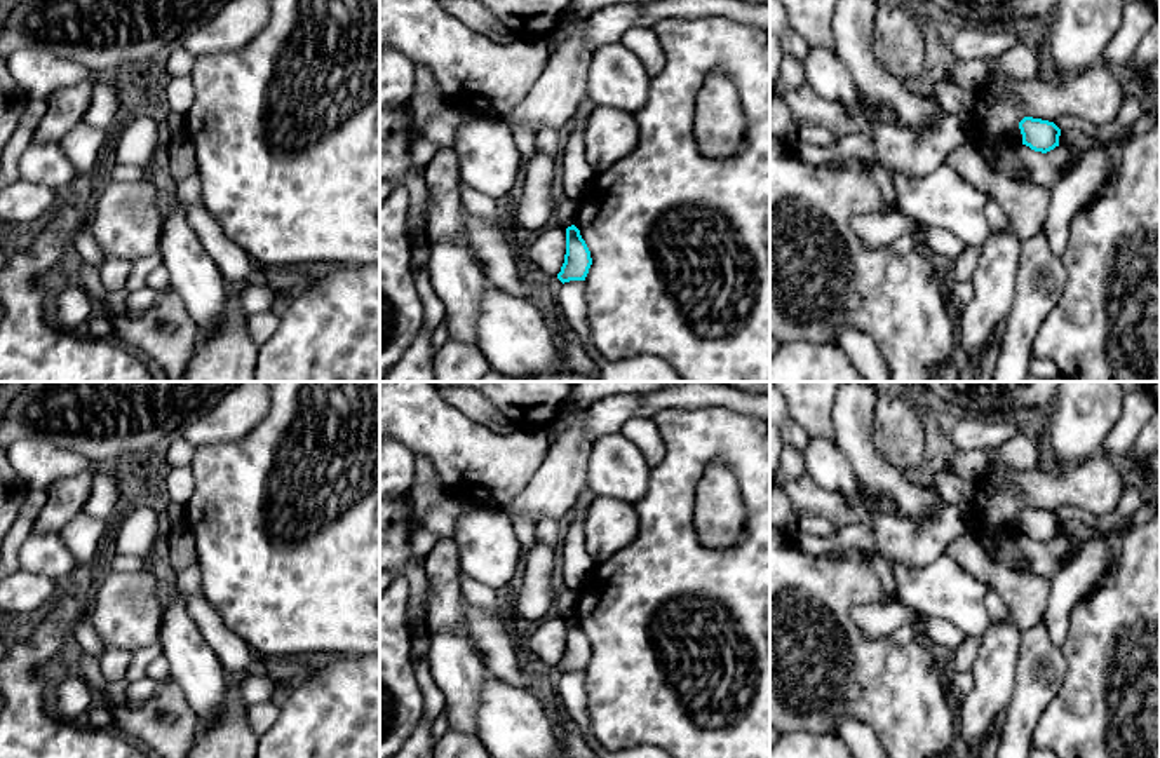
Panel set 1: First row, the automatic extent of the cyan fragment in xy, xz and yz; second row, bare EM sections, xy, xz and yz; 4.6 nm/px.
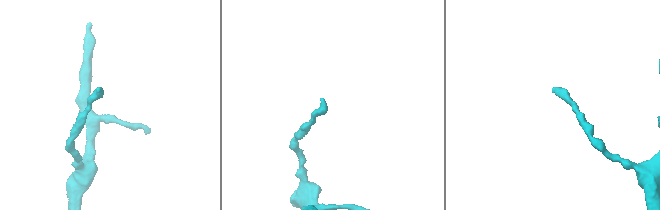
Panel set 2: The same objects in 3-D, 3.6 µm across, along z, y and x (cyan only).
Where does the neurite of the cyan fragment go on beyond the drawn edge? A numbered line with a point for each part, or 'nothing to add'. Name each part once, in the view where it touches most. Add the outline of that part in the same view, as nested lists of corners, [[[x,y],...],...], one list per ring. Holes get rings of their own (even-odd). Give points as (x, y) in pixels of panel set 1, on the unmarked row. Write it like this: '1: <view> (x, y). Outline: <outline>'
nothing to add

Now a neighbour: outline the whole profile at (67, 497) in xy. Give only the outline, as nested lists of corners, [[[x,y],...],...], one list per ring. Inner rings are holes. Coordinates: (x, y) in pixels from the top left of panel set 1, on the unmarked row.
[[[92,472],[66,476],[52,483],[47,502],[33,523],[33,533],[61,533],[84,509],[92,490]]]

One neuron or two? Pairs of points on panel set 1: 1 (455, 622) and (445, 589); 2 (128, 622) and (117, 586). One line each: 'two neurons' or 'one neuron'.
1: one neuron
2: one neuron

